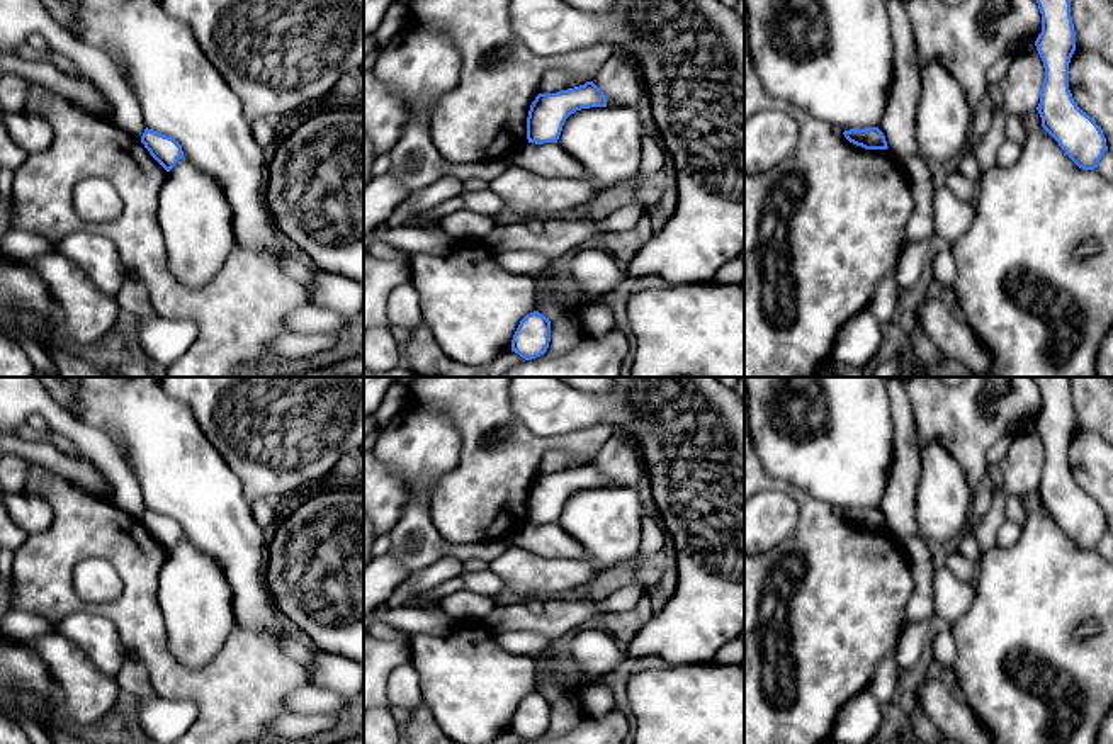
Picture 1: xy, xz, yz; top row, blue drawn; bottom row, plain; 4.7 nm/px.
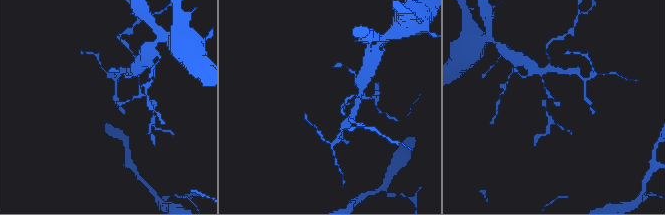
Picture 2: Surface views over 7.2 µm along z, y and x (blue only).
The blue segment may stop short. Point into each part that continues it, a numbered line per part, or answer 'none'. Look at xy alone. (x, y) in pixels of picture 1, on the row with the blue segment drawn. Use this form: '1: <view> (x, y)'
none

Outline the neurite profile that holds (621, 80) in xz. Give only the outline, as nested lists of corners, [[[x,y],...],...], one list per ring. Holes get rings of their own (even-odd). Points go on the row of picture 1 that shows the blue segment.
[[[613,53],[591,82],[603,92],[608,107],[636,107],[644,95],[641,68],[625,53]]]

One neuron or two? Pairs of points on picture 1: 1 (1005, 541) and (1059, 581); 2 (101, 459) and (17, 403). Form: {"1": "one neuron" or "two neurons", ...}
{"1": "two neurons", "2": "one neuron"}

